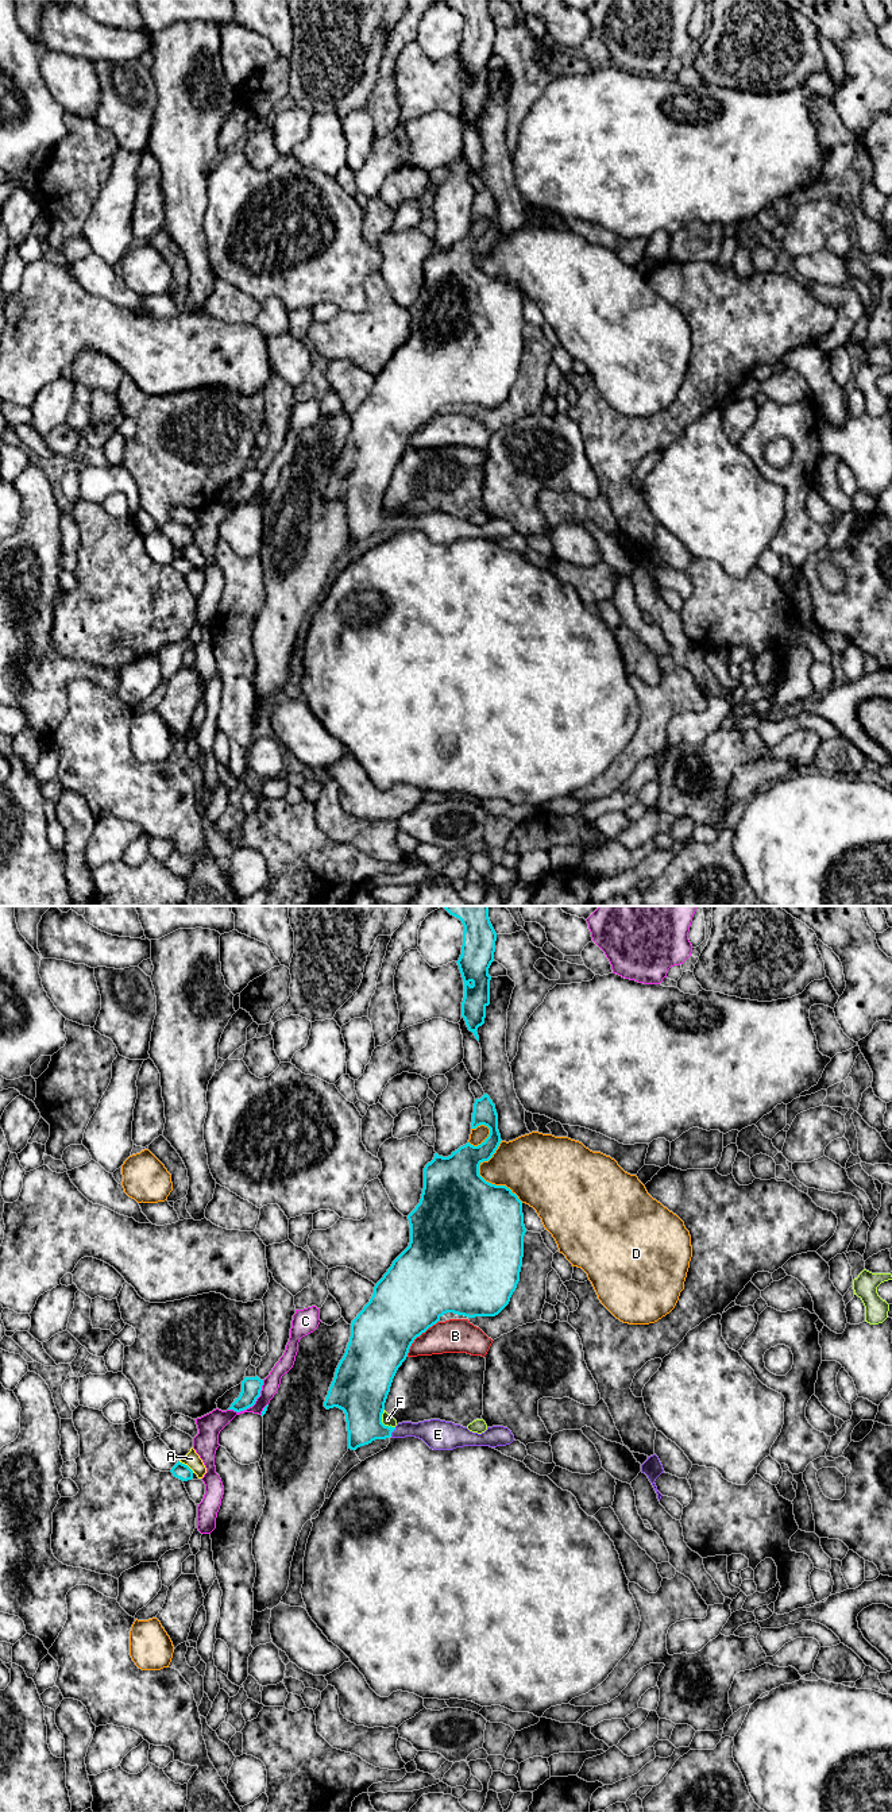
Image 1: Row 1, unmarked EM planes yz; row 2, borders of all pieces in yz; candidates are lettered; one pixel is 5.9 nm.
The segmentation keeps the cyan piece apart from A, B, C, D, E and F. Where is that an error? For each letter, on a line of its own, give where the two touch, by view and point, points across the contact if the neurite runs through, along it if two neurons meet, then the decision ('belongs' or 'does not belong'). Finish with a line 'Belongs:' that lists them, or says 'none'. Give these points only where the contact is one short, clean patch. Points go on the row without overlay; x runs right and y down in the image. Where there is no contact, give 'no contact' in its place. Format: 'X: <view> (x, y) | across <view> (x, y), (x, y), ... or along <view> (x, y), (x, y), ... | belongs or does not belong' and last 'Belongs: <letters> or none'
A: yz (186, 558) | does not belong
B: yz (417, 428) | does not belong
C: yz (253, 497) | does not belong
D: yz (482, 270) | does not belong
E: yz (393, 523) | across yz (363, 493), (365, 504), (393, 523), (428, 523), (435, 525) | belongs
F: yz (381, 515) | does not belong
Belongs: E

